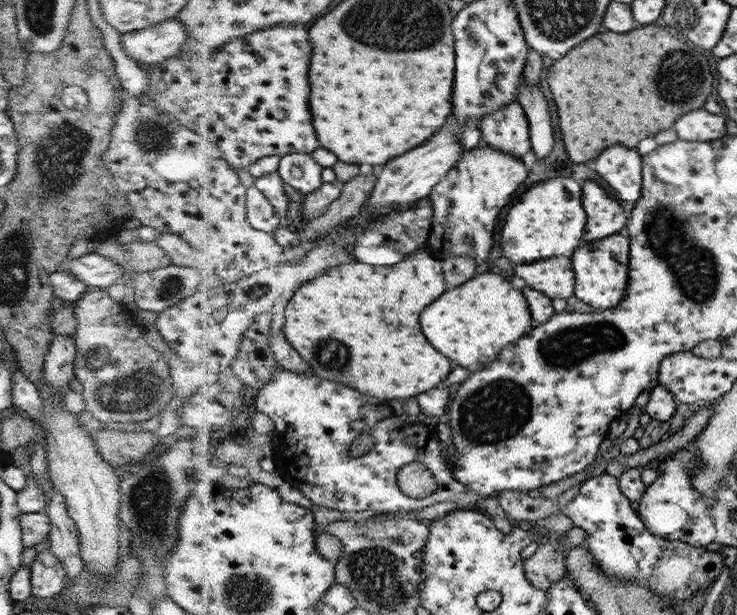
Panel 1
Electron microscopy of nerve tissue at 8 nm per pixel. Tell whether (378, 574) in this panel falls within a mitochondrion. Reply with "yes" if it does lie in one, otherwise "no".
yes

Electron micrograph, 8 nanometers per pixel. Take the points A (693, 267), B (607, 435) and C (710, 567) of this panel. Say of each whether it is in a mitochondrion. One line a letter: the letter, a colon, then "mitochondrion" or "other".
A: mitochondrion
B: other
C: other

